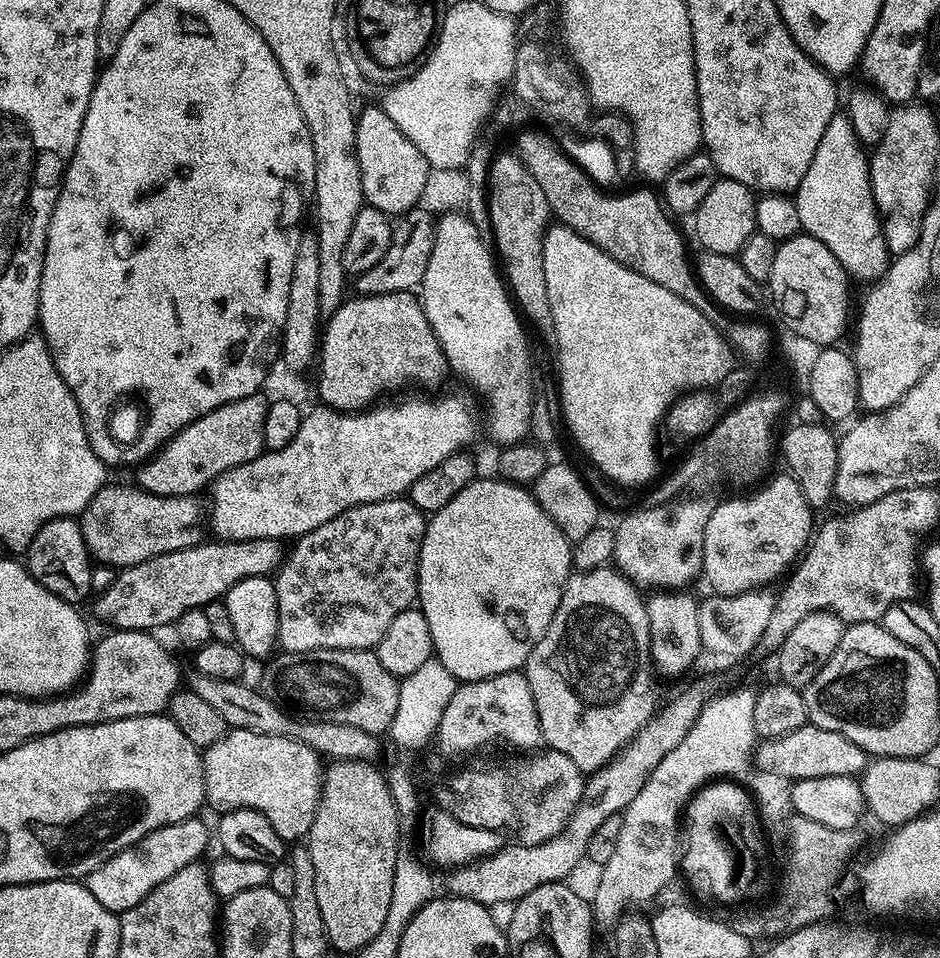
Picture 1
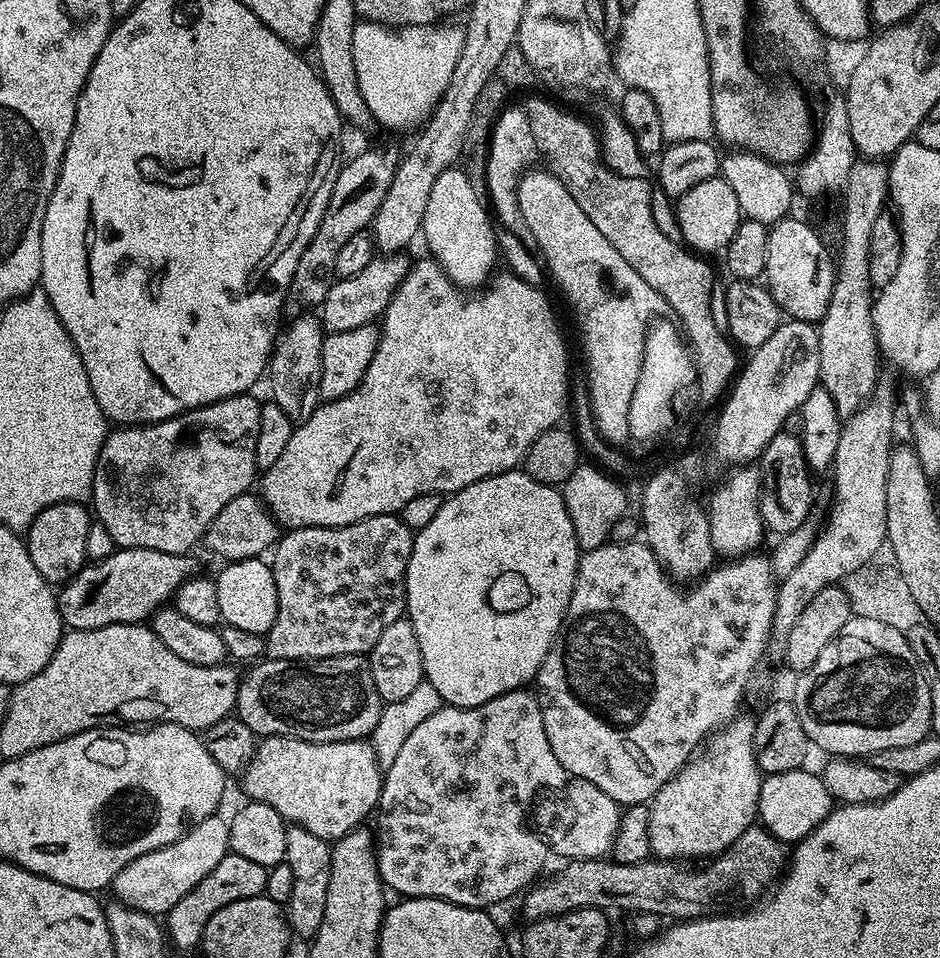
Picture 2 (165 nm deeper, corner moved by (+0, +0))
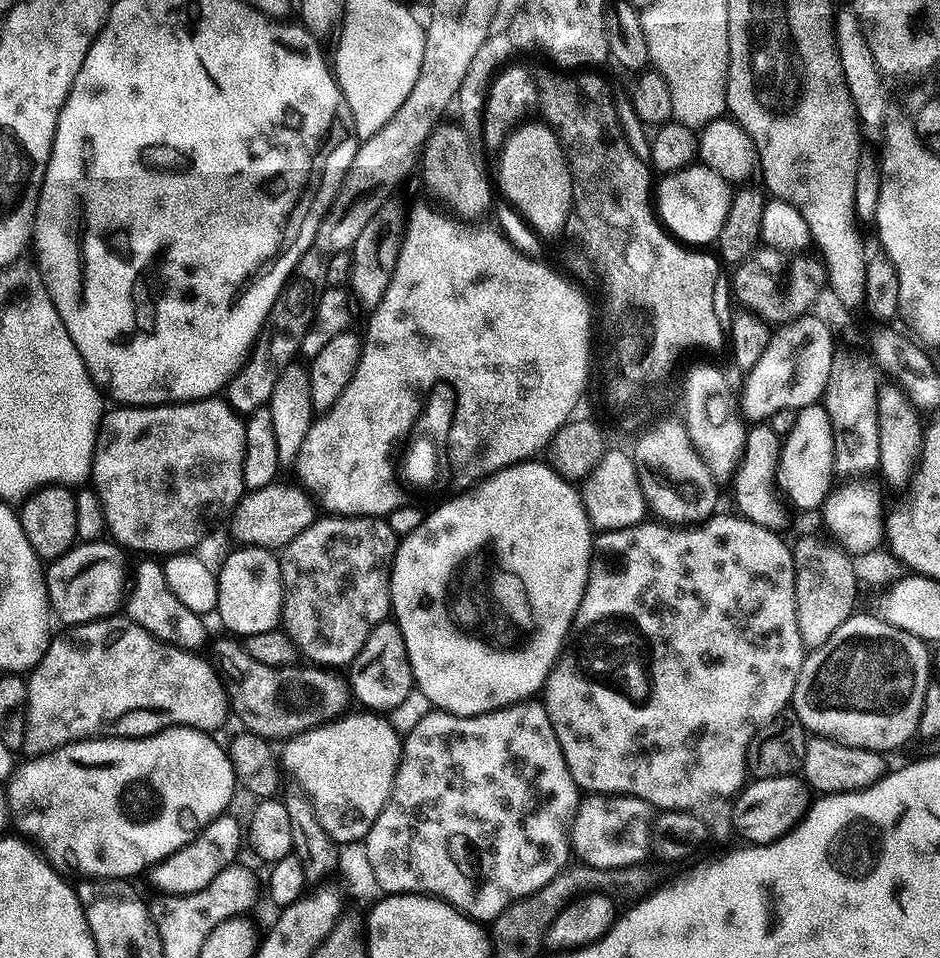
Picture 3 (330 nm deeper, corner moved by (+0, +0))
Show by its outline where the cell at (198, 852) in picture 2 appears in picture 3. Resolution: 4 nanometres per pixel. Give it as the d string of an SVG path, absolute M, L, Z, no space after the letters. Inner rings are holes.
M232 814L220 816L214 822L210 822L203 830L194 837L182 850L170 854L160 864L155 864L150 870L152 884L159 893L170 896L181 896L202 890L214 882L214 878L222 870L237 863L240 852L240 838L242 842L242 824L236 821L237 817Z

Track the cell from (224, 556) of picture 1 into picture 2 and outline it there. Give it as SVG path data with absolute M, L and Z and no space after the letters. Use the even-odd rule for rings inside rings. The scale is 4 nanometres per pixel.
M117 548L115 552L110 554L110 558L85 563L84 569L82 569L78 575L73 576L67 584L59 589L56 605L60 607L61 621L72 630L98 630L102 626L139 624L147 621L156 612L157 608L165 607L165 605L175 597L178 586L182 586L182 582L186 582L191 576L197 575L198 568L196 568L196 560L194 557L195 555L192 554L186 556L179 556L178 554L162 554L162 550L150 550L149 548Z

